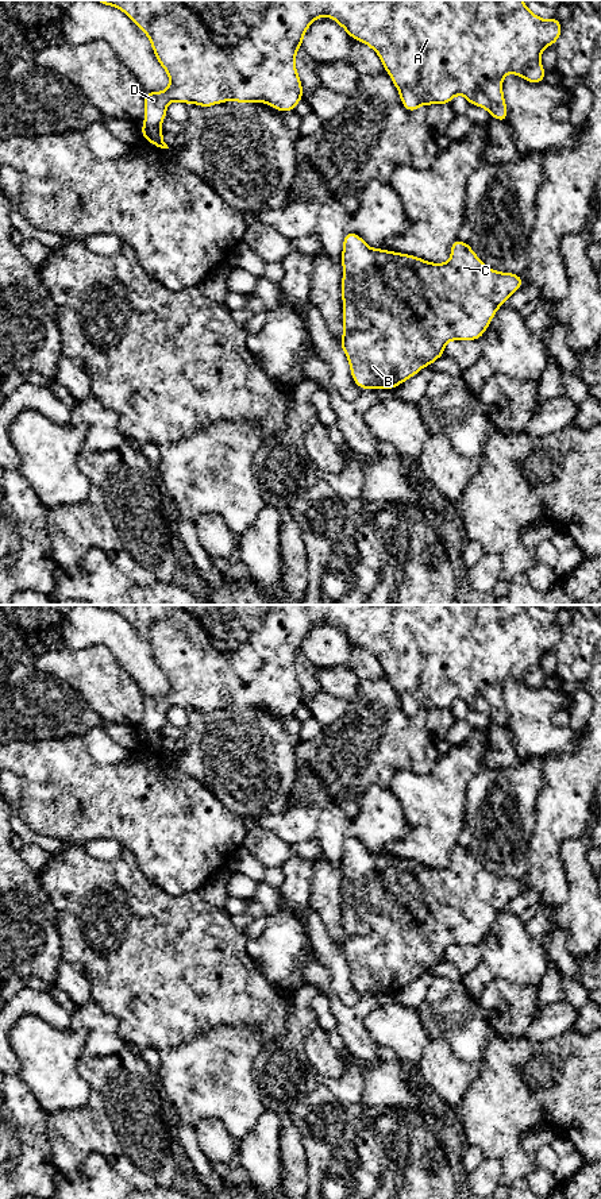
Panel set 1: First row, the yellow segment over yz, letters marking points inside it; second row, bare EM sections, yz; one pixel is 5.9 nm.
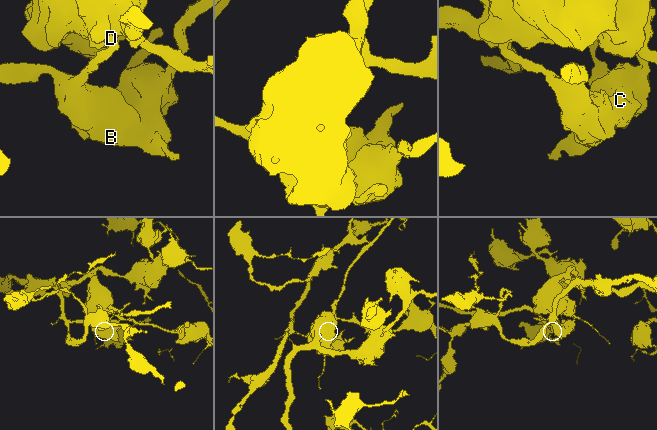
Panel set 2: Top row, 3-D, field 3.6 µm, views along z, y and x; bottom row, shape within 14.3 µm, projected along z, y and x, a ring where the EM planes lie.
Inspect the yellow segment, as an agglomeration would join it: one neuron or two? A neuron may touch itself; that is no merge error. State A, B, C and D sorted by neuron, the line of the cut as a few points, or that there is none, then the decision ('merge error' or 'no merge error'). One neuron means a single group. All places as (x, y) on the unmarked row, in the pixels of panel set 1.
A D / B C; cut in yz along (160, 732), (142, 735); merge error

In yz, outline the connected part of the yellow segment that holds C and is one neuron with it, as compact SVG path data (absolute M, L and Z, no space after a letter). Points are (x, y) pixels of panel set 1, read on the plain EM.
M346 837L340 863L344 937L339 949L346 957L351 983L362 995L394 995L443 961L450 945L479 945L497 914L524 888L515 878L488 872L470 849L459 844L451 848L451 861L446 868L432 868L409 859L371 853L359 840Z

